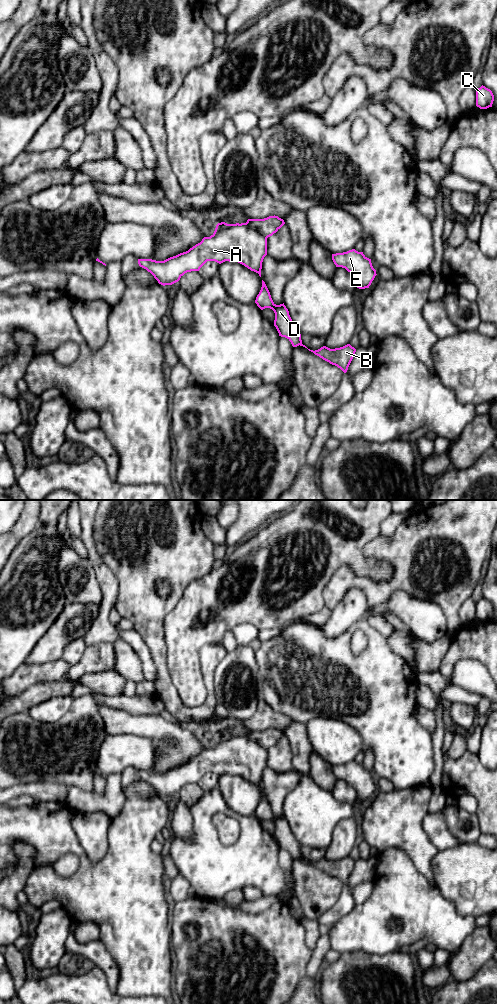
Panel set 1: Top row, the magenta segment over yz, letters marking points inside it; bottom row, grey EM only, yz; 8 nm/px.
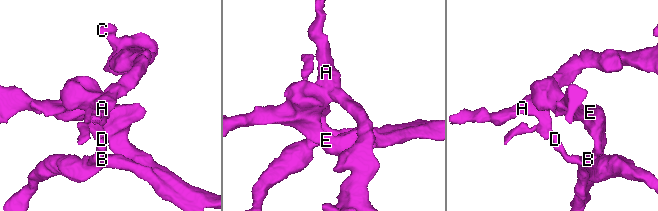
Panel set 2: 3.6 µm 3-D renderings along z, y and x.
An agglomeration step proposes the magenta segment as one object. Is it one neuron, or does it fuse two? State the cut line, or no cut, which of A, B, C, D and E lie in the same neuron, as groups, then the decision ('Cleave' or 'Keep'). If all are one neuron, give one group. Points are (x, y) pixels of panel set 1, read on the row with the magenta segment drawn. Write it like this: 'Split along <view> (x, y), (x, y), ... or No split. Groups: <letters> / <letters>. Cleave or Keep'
Split along yz (246, 222), (249, 226), (258, 229), (267, 237). Groups: A B C D / E. Cleave

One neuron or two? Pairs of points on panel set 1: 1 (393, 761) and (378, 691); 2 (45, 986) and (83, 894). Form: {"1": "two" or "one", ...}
{"1": "one", "2": "two"}

